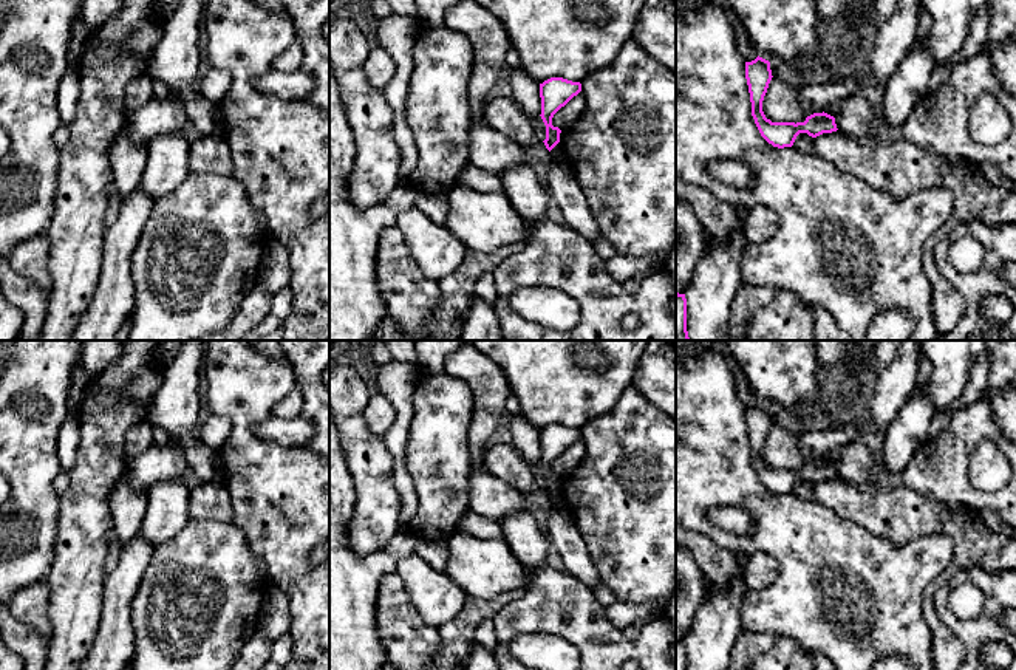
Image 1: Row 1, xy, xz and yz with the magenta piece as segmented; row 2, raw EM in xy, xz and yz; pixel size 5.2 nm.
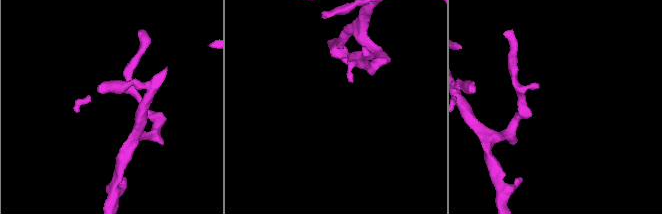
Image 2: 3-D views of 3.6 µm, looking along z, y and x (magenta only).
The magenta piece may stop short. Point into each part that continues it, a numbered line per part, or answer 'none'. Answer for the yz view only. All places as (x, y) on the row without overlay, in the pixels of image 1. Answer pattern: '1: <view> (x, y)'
none

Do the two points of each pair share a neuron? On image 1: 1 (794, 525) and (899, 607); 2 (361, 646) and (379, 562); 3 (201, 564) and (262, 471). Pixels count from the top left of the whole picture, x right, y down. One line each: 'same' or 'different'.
1: same
2: same
3: different

